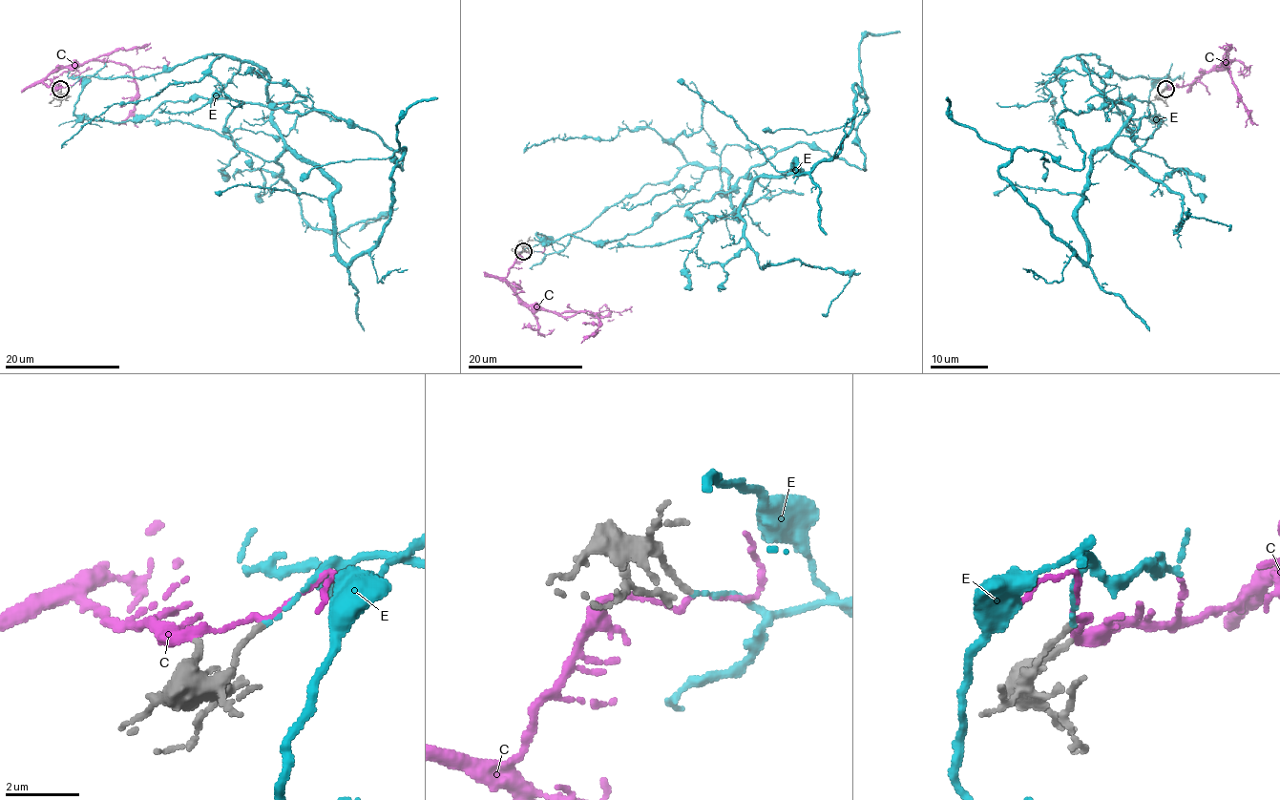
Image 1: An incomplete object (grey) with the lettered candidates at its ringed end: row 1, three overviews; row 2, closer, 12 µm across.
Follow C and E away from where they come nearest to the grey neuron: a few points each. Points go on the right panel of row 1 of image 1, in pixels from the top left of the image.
C: (1166, 89), (1184, 87), (1226, 61), (1231, 61), (1226, 65), (1231, 73), (1231, 81), (1244, 110), (1257, 124)
E: (1166, 86), (1149, 94), (1156, 120), (1128, 97), (1063, 110), (1080, 169), (984, 142), (947, 97)

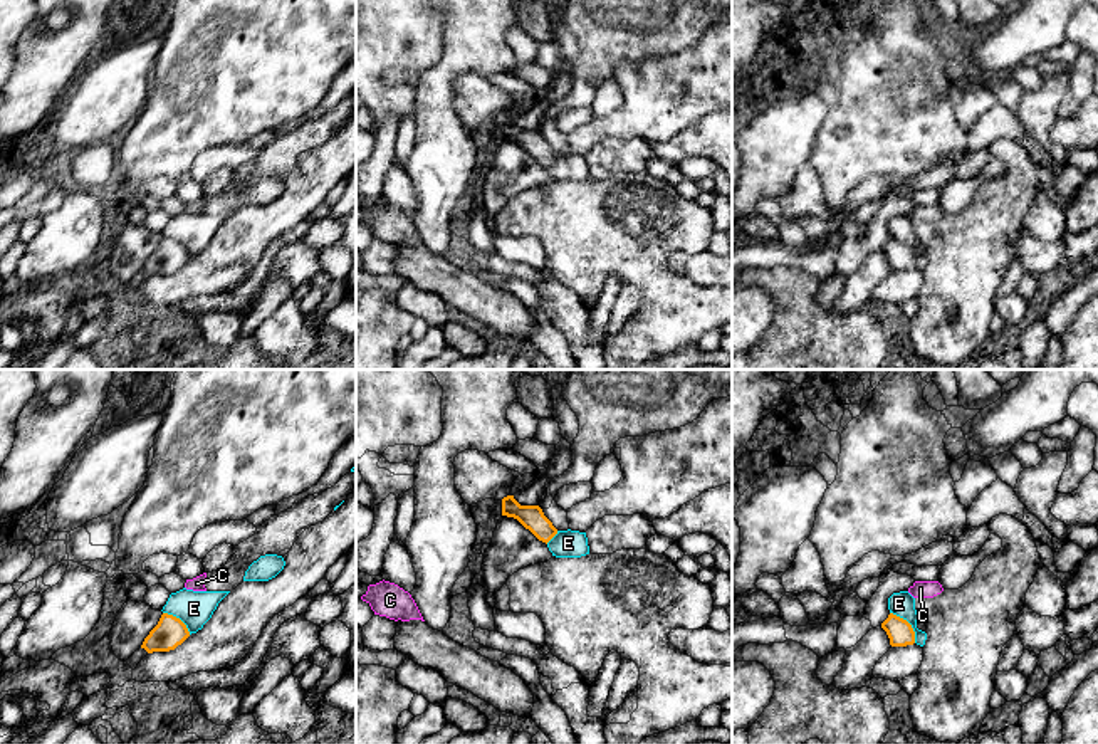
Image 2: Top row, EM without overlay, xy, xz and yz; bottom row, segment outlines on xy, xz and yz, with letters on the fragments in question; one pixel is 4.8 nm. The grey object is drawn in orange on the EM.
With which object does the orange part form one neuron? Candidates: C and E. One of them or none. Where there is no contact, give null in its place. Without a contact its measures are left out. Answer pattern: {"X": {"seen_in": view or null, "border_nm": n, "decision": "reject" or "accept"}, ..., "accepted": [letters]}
{"C": {"seen_in": null, "decision": "accept"}, "E": {"seen_in": "yz", "border_nm": 200, "decision": "reject"}, "accepted": ["C"]}

